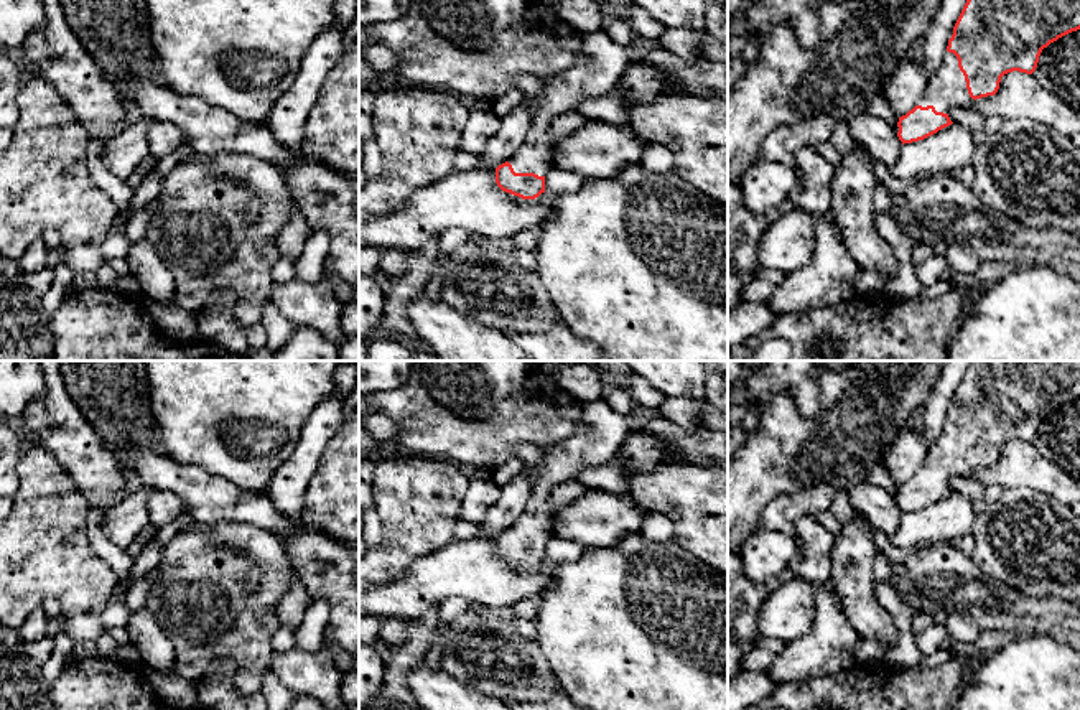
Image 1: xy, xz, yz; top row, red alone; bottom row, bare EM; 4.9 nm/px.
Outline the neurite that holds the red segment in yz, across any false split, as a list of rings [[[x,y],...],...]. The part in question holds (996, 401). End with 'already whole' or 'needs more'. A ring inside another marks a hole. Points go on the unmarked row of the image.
[[[973,361],[948,409],[940,437],[930,445],[917,474],[899,486],[899,509],[912,512],[952,494],[948,481],[973,478],[976,468],[994,465],[1001,446],[1019,440],[1032,443],[1044,417],[1080,399],[1080,361]]] | needs more

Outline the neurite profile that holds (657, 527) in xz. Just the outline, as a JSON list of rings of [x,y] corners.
[[[649,512],[640,527],[640,534],[654,542],[672,540],[673,524],[662,512]]]

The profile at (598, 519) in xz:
[[[589,488],[586,494],[553,516],[553,535],[586,550],[612,547],[627,532],[640,532],[650,509],[642,507],[631,489],[621,496]]]

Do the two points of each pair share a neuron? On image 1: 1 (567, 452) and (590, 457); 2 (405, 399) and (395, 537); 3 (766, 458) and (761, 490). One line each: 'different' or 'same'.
1: same
2: different
3: same

